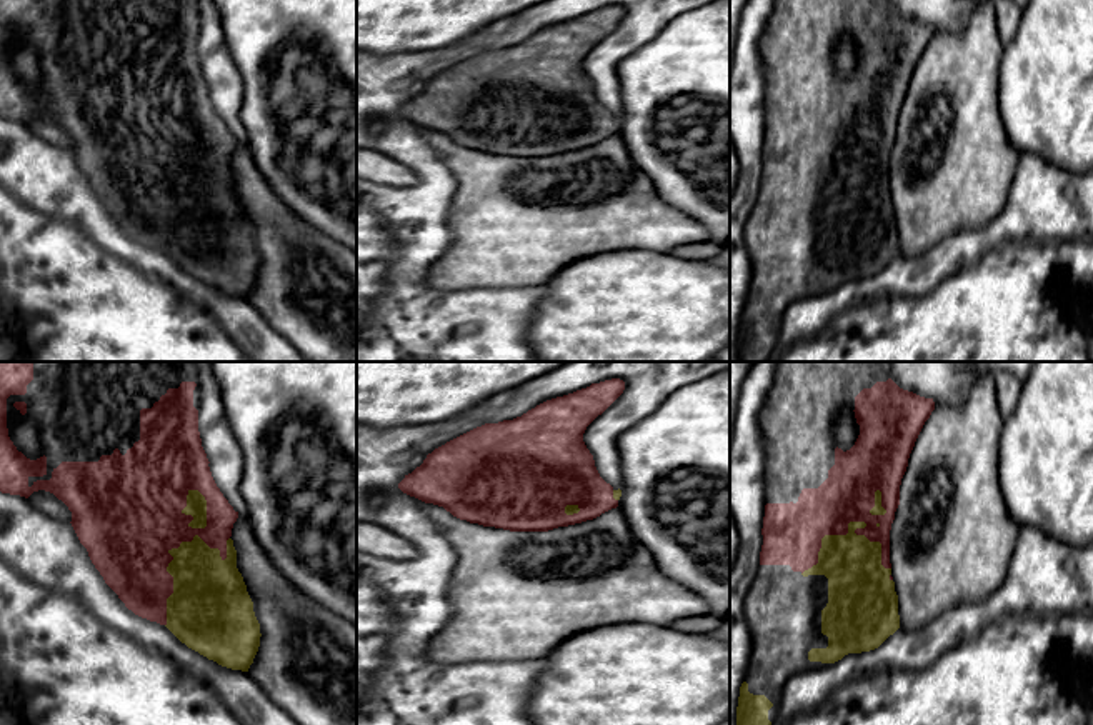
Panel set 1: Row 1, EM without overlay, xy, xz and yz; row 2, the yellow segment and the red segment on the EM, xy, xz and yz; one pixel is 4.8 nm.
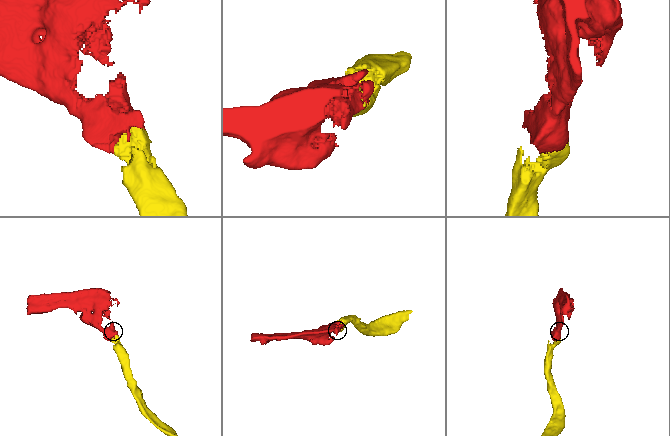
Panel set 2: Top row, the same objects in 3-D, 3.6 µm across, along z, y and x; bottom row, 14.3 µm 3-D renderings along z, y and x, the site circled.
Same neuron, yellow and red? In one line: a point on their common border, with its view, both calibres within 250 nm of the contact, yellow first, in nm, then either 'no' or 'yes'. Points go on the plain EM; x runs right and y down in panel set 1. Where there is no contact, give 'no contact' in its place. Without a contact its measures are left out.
contact yz (853, 149); calibres 280 and 260 nm; yes

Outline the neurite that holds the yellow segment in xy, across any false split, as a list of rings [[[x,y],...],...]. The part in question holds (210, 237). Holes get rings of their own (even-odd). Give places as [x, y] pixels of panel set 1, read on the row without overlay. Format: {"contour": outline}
{"contour": [[[0,0],[0,118],[25,125],[38,117],[53,120],[72,138],[70,150],[80,170],[87,175],[92,190],[128,237],[165,252],[182,270],[208,287],[232,297],[248,298],[260,273],[260,250],[243,203],[237,195],[237,177],[230,165],[238,138],[233,137],[212,103],[198,58],[198,35],[198,0]],[[27,47],[38,53],[42,83],[37,87],[30,87],[18,78],[8,63],[13,52]]]}

